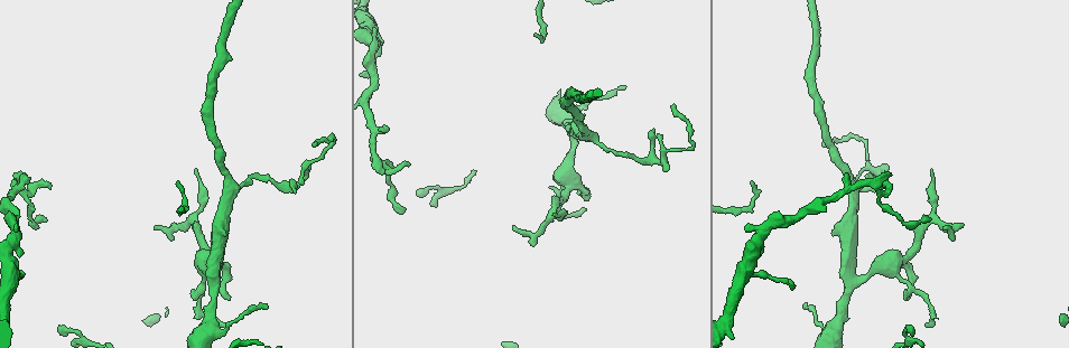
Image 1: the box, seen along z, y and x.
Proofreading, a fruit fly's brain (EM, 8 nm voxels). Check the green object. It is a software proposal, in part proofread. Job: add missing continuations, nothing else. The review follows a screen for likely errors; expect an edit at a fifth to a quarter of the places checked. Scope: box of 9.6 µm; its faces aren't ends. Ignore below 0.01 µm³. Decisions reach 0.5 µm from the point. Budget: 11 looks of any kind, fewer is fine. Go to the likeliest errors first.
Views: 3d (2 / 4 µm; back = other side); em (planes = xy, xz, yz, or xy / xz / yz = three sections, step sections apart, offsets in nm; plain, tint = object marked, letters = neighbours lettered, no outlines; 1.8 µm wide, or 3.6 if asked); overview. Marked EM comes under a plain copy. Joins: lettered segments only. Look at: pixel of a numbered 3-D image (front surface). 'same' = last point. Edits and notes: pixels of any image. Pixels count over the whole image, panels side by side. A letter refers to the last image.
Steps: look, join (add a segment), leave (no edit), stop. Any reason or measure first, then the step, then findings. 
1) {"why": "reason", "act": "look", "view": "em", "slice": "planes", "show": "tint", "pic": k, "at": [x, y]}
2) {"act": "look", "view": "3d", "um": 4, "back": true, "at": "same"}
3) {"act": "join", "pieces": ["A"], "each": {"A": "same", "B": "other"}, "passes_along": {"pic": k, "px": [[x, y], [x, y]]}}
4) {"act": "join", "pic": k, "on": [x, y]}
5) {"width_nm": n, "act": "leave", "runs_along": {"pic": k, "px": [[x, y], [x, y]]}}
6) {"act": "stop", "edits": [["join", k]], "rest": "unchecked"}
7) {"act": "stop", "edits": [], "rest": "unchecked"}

{"why": "branch stops here", "act": "look", "view": "em", "slice": "xy", "step": 4, "show": "letters", "pic": 1, "at": [926, 222]}

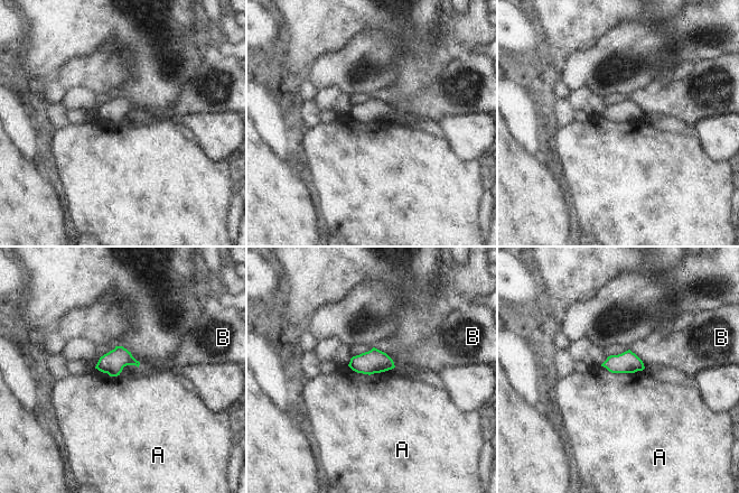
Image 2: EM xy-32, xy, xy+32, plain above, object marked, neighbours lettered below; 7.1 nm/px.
{"longest_contact_nm": ["A", 340], "act": "leave", "each": {"A": "other", "B": "other"}, "border": {"pic": 2, "px": [[348, 365], [368, 374], [394, 368]]}, "found": "none of them fits"}

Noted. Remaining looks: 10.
{"why": "free end", "act": "look", "view": "em", "slice": "planes", "show": "letters", "pic": 1, "at": [385, 130]}

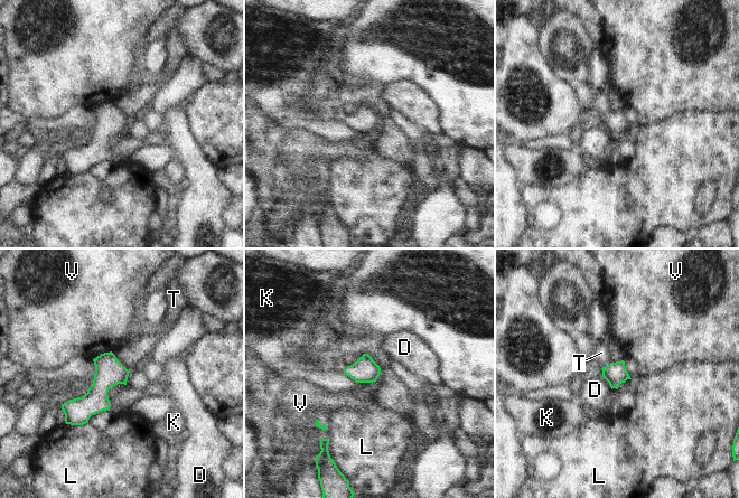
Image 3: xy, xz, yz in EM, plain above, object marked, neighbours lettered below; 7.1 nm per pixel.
{"act": "join", "pieces": ["T"], "each": {"D": "other", "K": "other", "L": "other", "T": "same", "V": "other"}, "passes_along": {"pic": 3, "px": [[615, 373], [608, 365], [601, 353]]}, "found": "it goes on there"}

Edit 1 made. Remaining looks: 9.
{"act": "look", "view": "overview"}

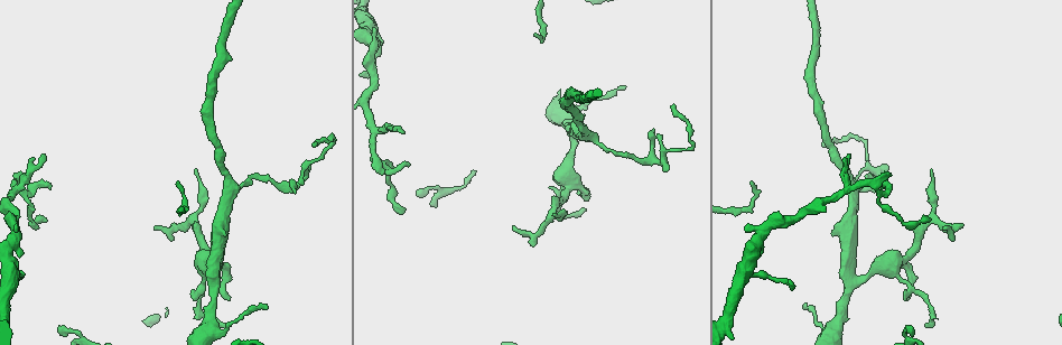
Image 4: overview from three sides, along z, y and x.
{"why": "thin neck", "act": "look", "view": "em", "slice": "planes", "show": "tint", "pic": 4, "at": [815, 319]}

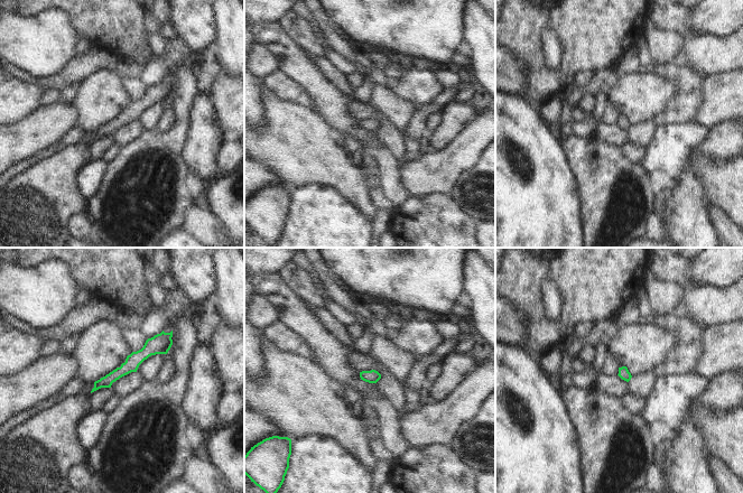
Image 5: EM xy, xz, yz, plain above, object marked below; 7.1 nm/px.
{"why": "see the neighbours", "act": "look", "view": "em", "slice": "planes", "show": "letters", "at": "same"}

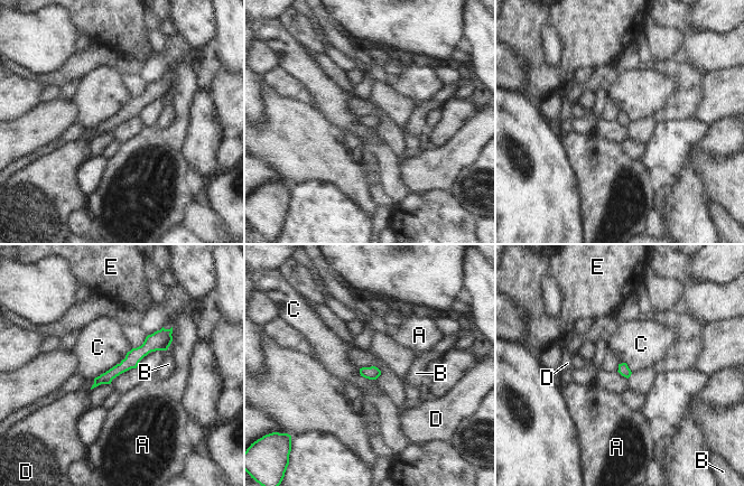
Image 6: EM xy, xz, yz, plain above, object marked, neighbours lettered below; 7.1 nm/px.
{"width_nm": 80, "act": "leave", "each": {"A": "other", "B": "other", "C": "other", "D": "other", "E": "other"}, "border": {"pic": 6, "px": [[117, 363], [93, 379]]}, "found": "no lettered segment goes on from it"}

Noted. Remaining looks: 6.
{"why": "an open end", "act": "look", "view": "3d", "um": 4, "pic": 4, "at": [515, 228]}

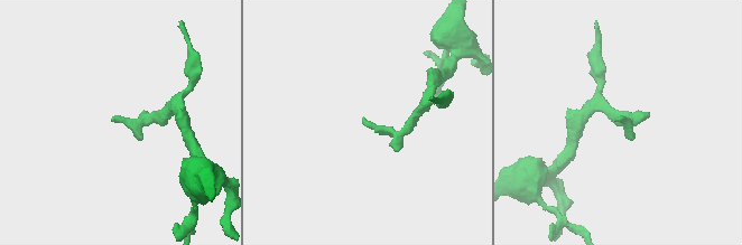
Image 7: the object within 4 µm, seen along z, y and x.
{"act": "look", "view": "em", "slice": "xz", "step": 8, "show": "tint", "pic": 7, "at": [114, 120]}

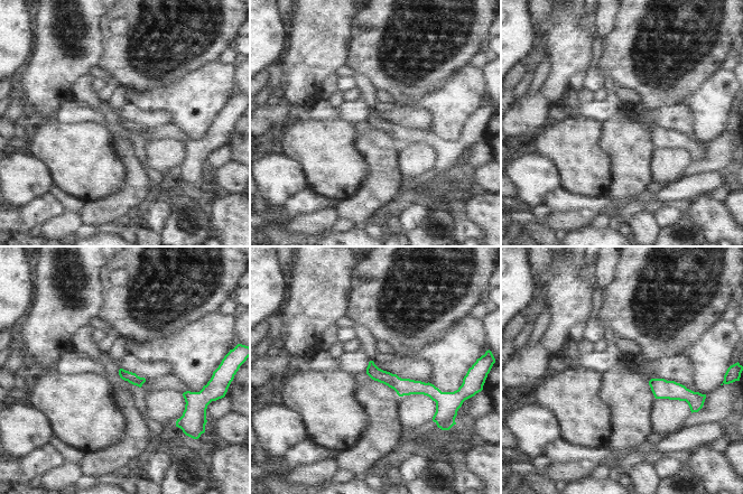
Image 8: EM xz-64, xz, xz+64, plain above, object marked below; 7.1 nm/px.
{"act": "look", "view": "em", "slice": "planes", "show": "letters", "at": "same"}

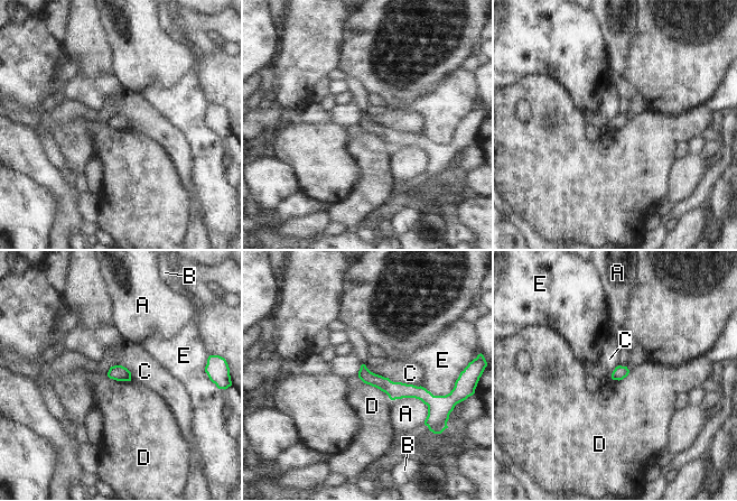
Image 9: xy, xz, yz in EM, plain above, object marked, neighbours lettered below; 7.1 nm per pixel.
{"act": "leave", "each": {"A": "other", "B": "other", "C": "other", "D": "other", "E": "other"}, "runs_along": {"pic": 9, "px": [[363, 368], [394, 390], [430, 399]]}, "found": "no lettered segment goes on from it"}

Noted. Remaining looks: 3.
{"act": "stop", "edits": [["join", 3]], "rest": "unchecked"}

